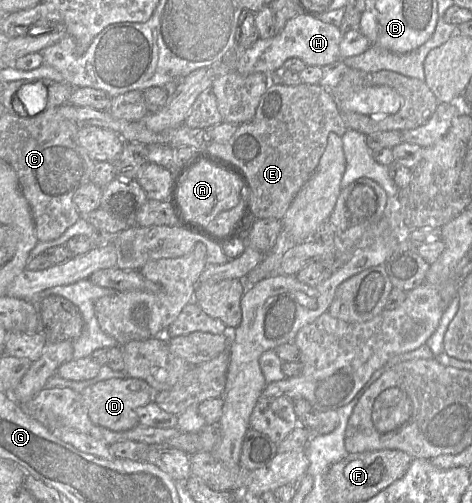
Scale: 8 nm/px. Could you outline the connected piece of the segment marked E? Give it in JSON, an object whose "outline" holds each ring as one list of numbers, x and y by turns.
{"outline":[[272,81,258,103,254,118,240,124,228,141,213,143,206,149,231,162,247,177,252,189,252,216,281,221,294,197,315,172,326,149,329,134,335,133,342,139,347,129,330,90,319,84,289,86]]}

